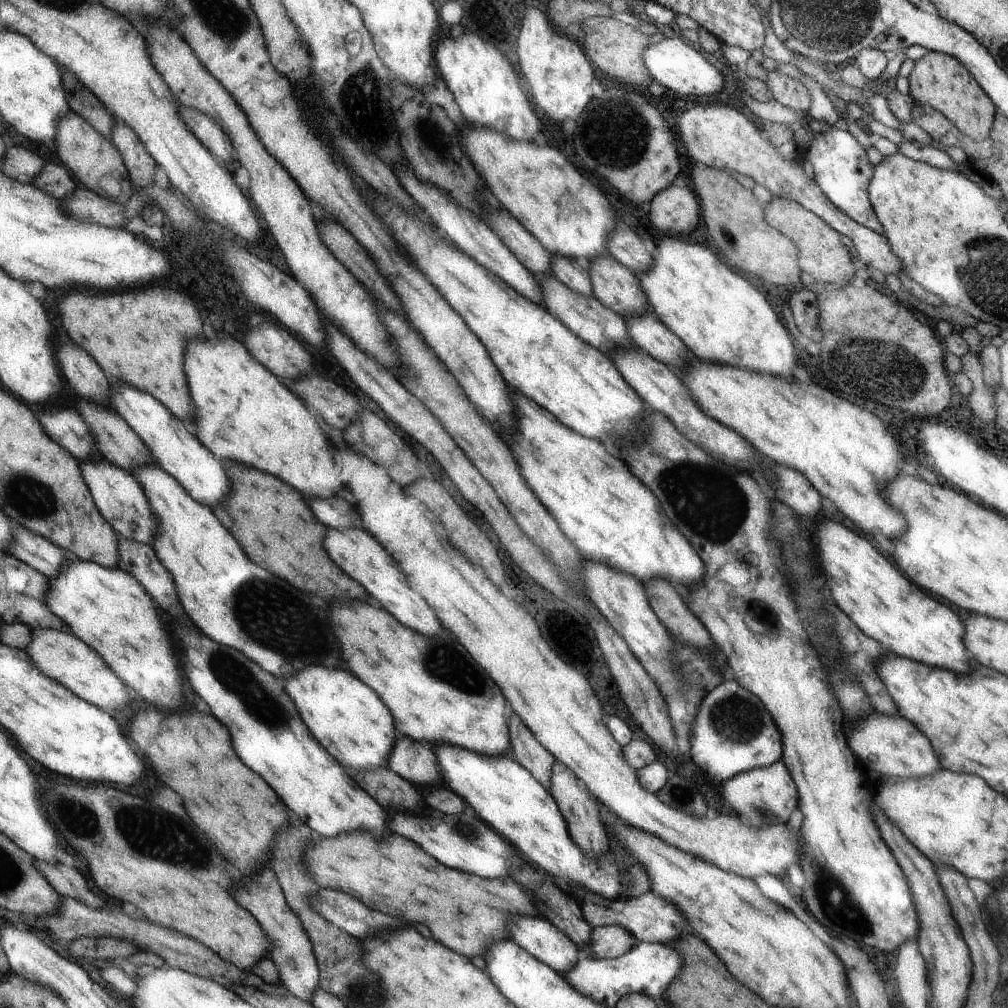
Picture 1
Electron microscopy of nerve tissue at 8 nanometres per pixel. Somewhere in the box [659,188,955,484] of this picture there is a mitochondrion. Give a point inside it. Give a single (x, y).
(888, 369)

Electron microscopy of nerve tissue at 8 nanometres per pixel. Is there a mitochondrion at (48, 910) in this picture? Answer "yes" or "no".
no

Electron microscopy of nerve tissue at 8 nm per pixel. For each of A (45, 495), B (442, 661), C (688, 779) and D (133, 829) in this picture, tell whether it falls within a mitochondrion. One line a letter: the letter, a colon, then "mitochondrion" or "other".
A: mitochondrion
B: mitochondrion
C: other
D: mitochondrion

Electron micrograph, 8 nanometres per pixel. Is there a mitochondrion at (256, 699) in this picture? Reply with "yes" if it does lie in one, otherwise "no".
yes

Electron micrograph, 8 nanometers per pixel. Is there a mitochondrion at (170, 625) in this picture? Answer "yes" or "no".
no

